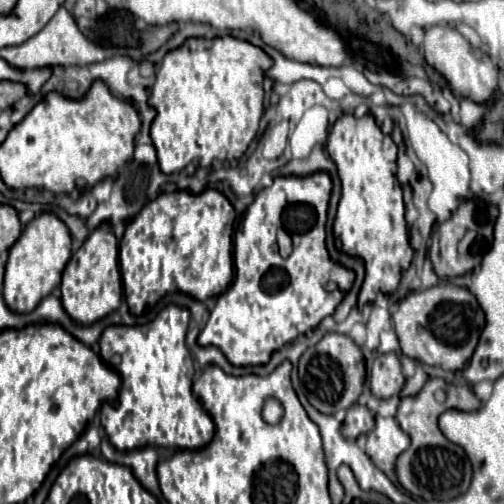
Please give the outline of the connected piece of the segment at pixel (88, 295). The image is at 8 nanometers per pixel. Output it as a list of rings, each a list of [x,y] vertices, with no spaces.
[[[104,223],[84,241],[84,245],[72,255],[64,273],[62,273],[62,305],[64,311],[78,325],[92,325],[104,319],[108,313],[118,309],[122,301],[122,281],[118,269],[118,241],[110,227]]]

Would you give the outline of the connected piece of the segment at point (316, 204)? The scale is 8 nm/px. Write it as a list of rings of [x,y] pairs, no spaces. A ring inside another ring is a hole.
[[[314,173],[308,177],[276,177],[270,187],[262,189],[256,195],[234,233],[234,279],[230,287],[218,297],[216,307],[210,311],[210,319],[206,321],[198,337],[200,345],[218,347],[228,357],[228,361],[232,361],[232,365],[264,365],[270,361],[270,355],[282,345],[290,343],[304,331],[314,329],[324,317],[334,313],[336,305],[352,287],[354,273],[336,265],[326,251],[324,221],[328,213],[330,191],[330,175]],[[278,229],[284,229],[294,241],[294,251],[286,259],[278,253]],[[328,281],[334,281],[338,287],[328,289]]]

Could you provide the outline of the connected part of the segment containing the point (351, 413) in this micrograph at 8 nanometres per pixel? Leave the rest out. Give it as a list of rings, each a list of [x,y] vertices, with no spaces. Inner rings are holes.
[[[352,405],[346,411],[342,433],[348,439],[356,439],[358,435],[372,431],[372,427],[374,427],[374,415],[368,411],[368,407],[366,405]]]

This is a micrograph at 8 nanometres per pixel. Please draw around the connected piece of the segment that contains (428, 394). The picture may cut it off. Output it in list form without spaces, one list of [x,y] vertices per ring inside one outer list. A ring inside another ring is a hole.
[[[428,379],[418,395],[406,397],[400,401],[396,421],[402,427],[402,431],[410,435],[412,443],[398,457],[396,469],[398,469],[398,481],[408,493],[424,501],[434,501],[434,499],[448,501],[466,493],[472,481],[470,461],[462,447],[448,441],[440,433],[438,417],[448,409],[480,407],[480,405],[482,405],[480,399],[474,395],[474,391],[468,385],[452,385],[452,383],[446,383],[444,379]]]

